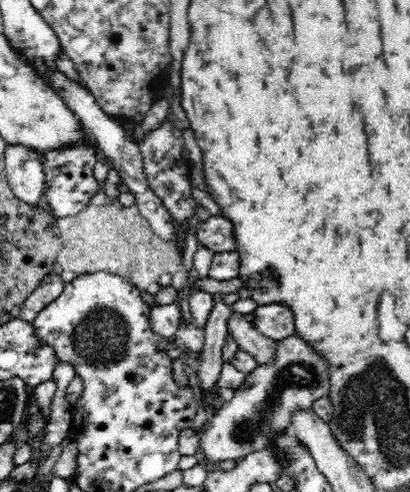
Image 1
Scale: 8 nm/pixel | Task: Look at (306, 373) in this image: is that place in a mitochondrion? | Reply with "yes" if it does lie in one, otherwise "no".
yes

